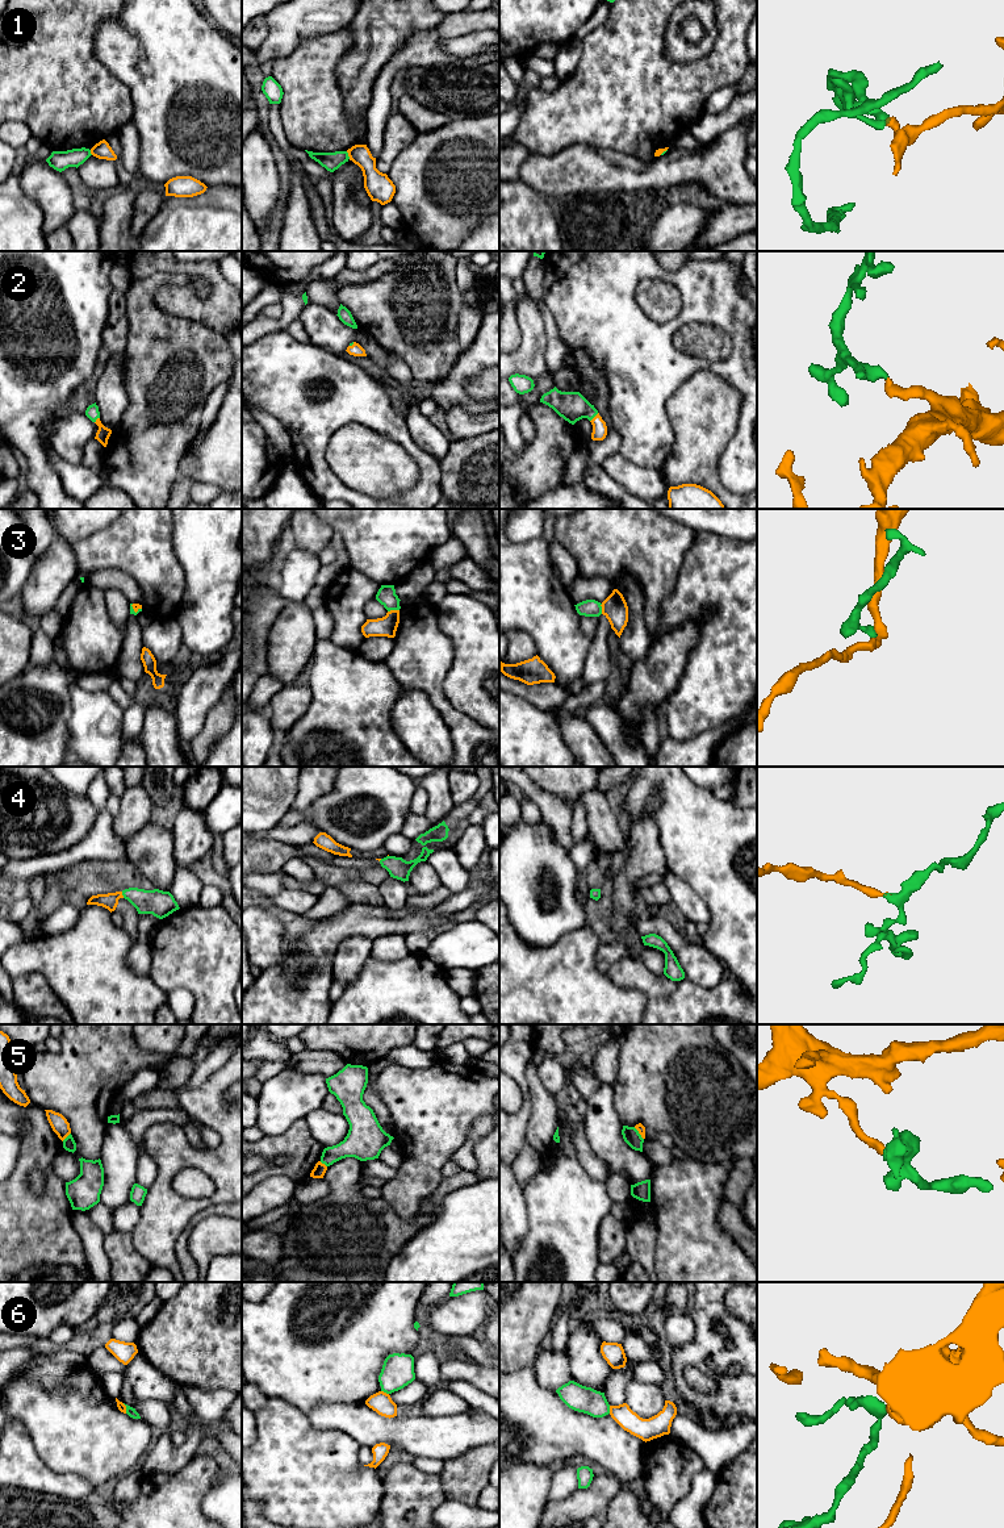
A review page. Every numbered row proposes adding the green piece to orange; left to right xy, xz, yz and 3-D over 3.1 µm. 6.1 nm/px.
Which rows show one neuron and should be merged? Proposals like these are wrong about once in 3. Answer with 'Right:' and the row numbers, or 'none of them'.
Right: 2, 4

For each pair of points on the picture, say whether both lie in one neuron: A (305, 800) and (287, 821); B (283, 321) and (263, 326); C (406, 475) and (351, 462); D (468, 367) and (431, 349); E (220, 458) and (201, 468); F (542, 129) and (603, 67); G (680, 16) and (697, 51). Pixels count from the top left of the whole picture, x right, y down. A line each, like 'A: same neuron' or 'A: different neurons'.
A: different neurons
B: same neuron
C: same neuron
D: different neurons
E: same neuron
F: same neuron
G: same neuron

